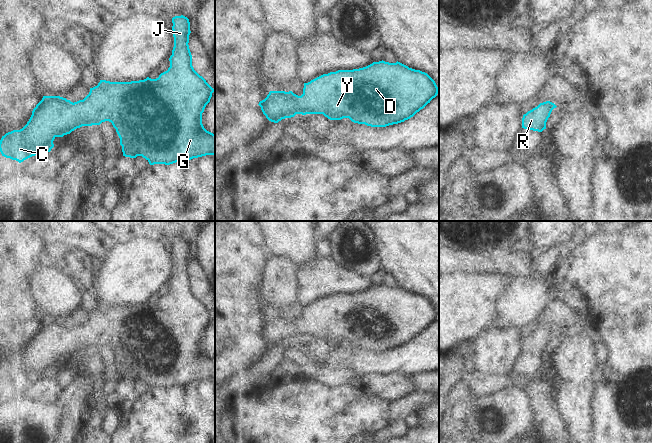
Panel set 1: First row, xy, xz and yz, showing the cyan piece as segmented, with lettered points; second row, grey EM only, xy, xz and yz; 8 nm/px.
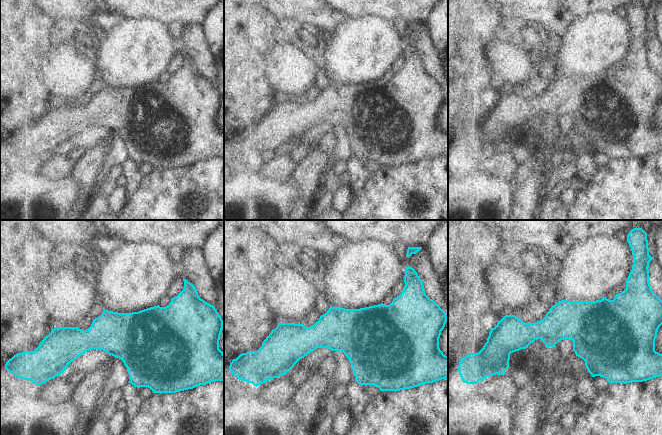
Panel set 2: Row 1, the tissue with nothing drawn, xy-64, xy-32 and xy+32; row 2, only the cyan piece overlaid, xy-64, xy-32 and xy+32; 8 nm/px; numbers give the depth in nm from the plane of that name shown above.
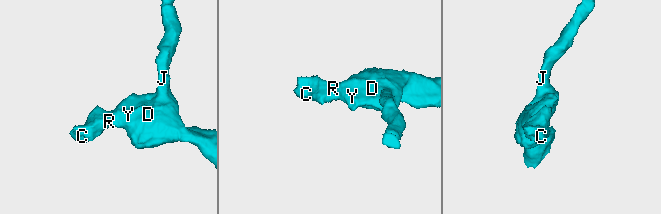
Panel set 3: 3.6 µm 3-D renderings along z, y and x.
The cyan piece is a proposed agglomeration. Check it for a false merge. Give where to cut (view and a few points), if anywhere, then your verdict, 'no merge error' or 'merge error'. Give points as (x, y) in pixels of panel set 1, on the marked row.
cut none; no merge error

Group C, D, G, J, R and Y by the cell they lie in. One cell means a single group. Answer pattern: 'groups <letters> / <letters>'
groups C D G J R Y

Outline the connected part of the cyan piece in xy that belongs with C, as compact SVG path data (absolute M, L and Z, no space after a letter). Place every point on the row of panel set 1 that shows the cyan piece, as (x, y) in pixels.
M183 15L175 16L172 18L172 23L174 47L167 71L161 73L156 79L147 77L144 80L131 82L100 80L97 86L90 88L89 94L83 100L74 103L60 96L43 96L22 129L13 130L2 136L0 140L2 156L21 163L37 154L50 152L56 137L63 137L82 126L100 125L105 121L111 122L116 129L123 156L130 158L142 156L150 165L170 165L206 155L215 155L215 134L207 131L202 124L202 113L210 102L214 89L192 66L192 55L188 45L191 33L189 19Z

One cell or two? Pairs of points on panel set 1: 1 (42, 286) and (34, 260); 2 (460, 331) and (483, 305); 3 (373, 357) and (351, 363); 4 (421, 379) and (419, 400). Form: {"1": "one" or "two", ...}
{"1": "two", "2": "one", "3": "one", "4": "two"}

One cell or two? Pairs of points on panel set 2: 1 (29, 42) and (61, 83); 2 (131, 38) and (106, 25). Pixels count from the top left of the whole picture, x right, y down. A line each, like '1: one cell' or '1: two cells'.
1: two cells
2: two cells

